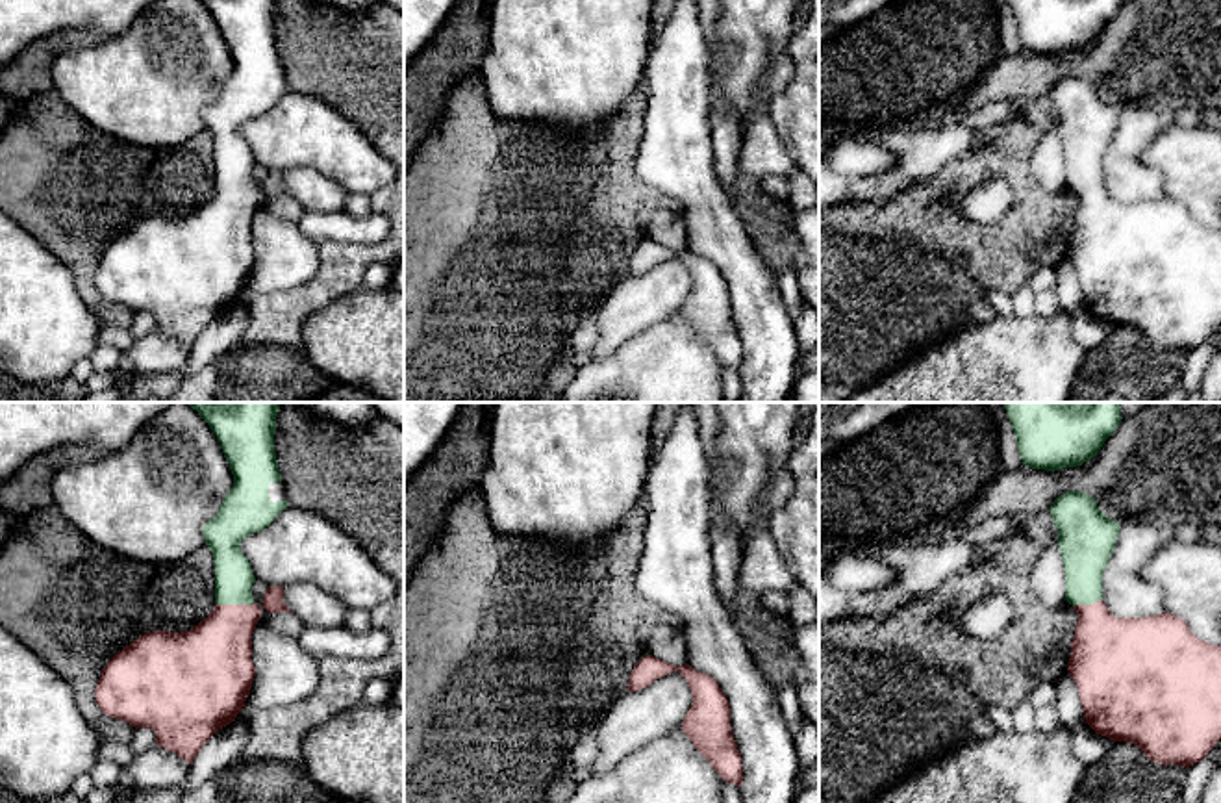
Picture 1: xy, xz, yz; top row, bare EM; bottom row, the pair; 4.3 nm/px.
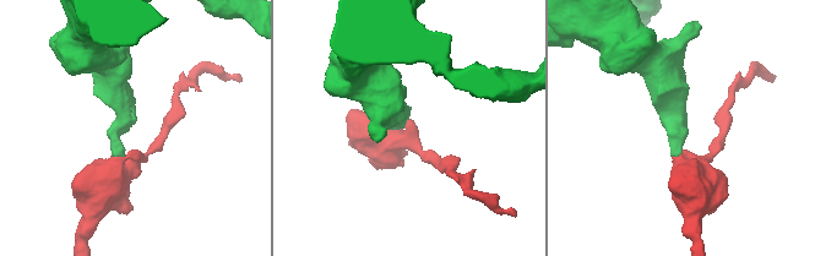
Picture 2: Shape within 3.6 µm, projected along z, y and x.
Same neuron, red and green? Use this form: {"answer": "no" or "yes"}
{"answer": "yes"}

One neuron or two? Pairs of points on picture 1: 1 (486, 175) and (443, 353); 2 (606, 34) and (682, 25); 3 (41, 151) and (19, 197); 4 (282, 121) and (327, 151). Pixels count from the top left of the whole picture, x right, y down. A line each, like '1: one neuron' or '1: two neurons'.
1: one neuron
2: two neurons
3: one neuron
4: one neuron

